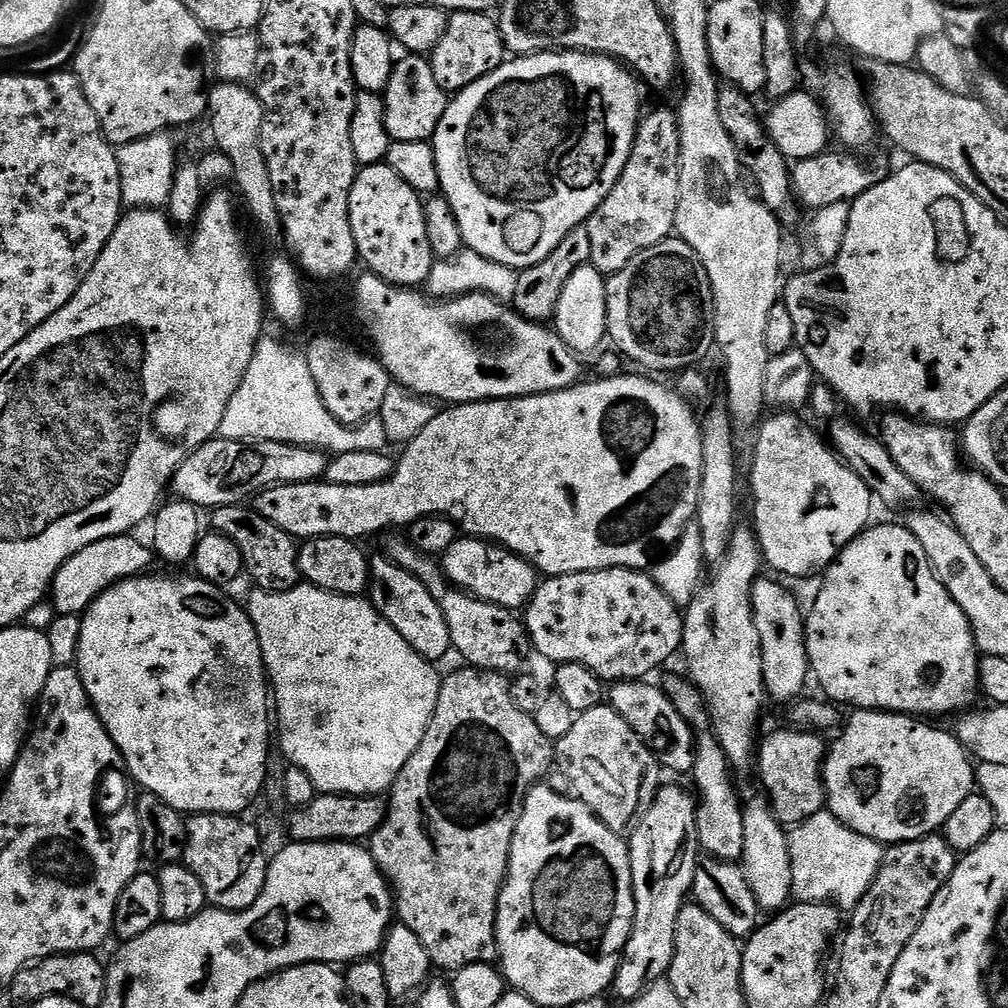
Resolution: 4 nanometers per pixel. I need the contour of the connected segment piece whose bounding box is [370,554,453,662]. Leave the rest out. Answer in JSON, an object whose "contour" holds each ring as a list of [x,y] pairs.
{"contour":[[[373,555],[370,560],[370,599],[377,608],[383,611],[386,622],[410,642],[410,646],[419,656],[425,656],[430,662],[437,662],[447,652],[453,651],[450,638],[450,626],[446,626],[444,611],[438,602],[426,590],[422,581],[410,574],[402,566],[393,564],[387,555]]]}

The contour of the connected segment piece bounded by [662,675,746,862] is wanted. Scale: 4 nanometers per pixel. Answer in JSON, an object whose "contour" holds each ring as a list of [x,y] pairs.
{"contour":[[[668,676],[662,681],[664,693],[674,702],[674,710],[682,714],[682,718],[692,728],[693,733],[699,734],[695,737],[696,753],[694,754],[694,766],[690,773],[690,779],[696,783],[695,791],[698,793],[698,803],[696,806],[696,833],[700,843],[700,851],[704,856],[713,856],[719,860],[730,860],[733,862],[743,861],[744,851],[746,850],[746,838],[744,837],[744,827],[742,818],[744,817],[744,804],[740,796],[736,793],[736,784],[732,781],[733,769],[728,763],[726,754],[722,746],[717,742],[715,735],[710,728],[710,712],[704,703],[704,696],[697,690],[691,679],[680,676]]]}

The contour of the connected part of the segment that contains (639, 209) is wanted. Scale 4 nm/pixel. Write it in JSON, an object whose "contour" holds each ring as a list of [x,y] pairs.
{"contour":[[[656,108],[645,115],[636,125],[634,146],[630,150],[630,158],[626,158],[626,166],[614,182],[614,190],[606,194],[602,206],[594,210],[586,225],[590,234],[590,262],[603,272],[605,277],[613,276],[622,270],[642,250],[650,250],[650,246],[658,246],[658,242],[669,239],[676,226],[678,210],[678,170],[680,169],[680,131],[678,118],[673,109]]]}

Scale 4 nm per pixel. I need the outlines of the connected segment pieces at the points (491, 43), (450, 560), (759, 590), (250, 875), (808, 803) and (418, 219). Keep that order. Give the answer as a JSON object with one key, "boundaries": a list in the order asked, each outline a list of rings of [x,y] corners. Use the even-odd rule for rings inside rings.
{"boundaries":[[[[454,12],[449,15],[446,34],[442,42],[430,54],[430,63],[434,70],[434,79],[438,86],[449,94],[462,91],[466,86],[486,78],[506,59],[504,39],[495,15],[486,12]]],[[[457,538],[454,546],[444,552],[442,567],[449,584],[503,608],[523,609],[531,602],[538,587],[538,573],[531,562],[523,560],[509,548],[486,540]]],[[[761,578],[752,594],[752,609],[756,615],[758,634],[762,642],[764,691],[778,703],[795,702],[805,695],[804,687],[810,684],[810,669],[806,654],[805,609],[779,584],[781,581]]],[[[220,812],[192,814],[187,817],[188,841],[183,863],[202,882],[208,904],[224,912],[245,912],[262,894],[268,865],[269,853],[264,853],[260,832],[244,818],[233,814],[223,816]]],[[[788,726],[785,732],[772,732],[768,740],[761,739],[754,757],[755,771],[760,771],[760,780],[768,791],[767,803],[772,806],[772,813],[785,826],[802,824],[806,818],[825,811],[826,797],[824,794],[824,758],[826,755],[825,737],[815,732],[801,730],[796,726]]],[[[388,163],[366,164],[357,171],[350,190],[350,226],[356,251],[373,276],[397,288],[423,285],[434,263],[430,238],[426,238],[425,201]]]]}

